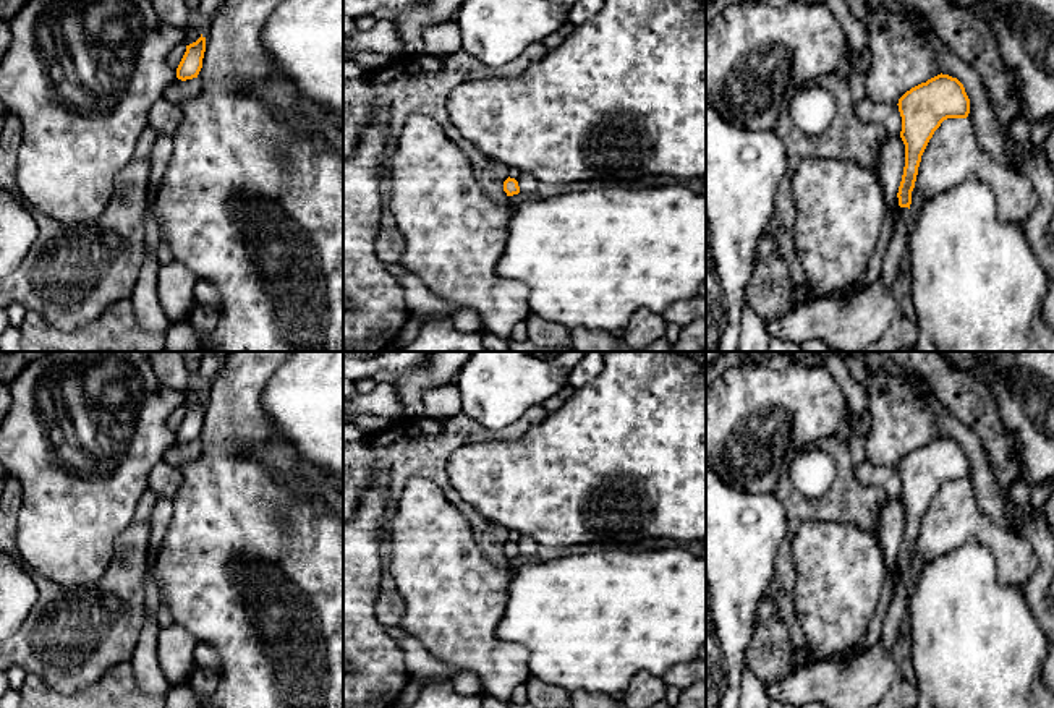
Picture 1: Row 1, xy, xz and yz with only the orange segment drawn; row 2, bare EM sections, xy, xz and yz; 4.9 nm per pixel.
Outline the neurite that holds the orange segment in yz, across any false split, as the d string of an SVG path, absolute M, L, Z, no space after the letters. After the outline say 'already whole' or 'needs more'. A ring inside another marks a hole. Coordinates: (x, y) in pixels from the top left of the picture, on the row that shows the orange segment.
M941 73L907 91L897 105L902 117L905 167L897 193L900 209L879 277L847 303L831 296L811 300L797 305L785 316L766 321L771 339L785 339L798 345L819 339L840 352L865 352L897 316L894 282L900 259L908 251L912 191L921 156L944 120L968 117L970 99L957 78Z; needs more

